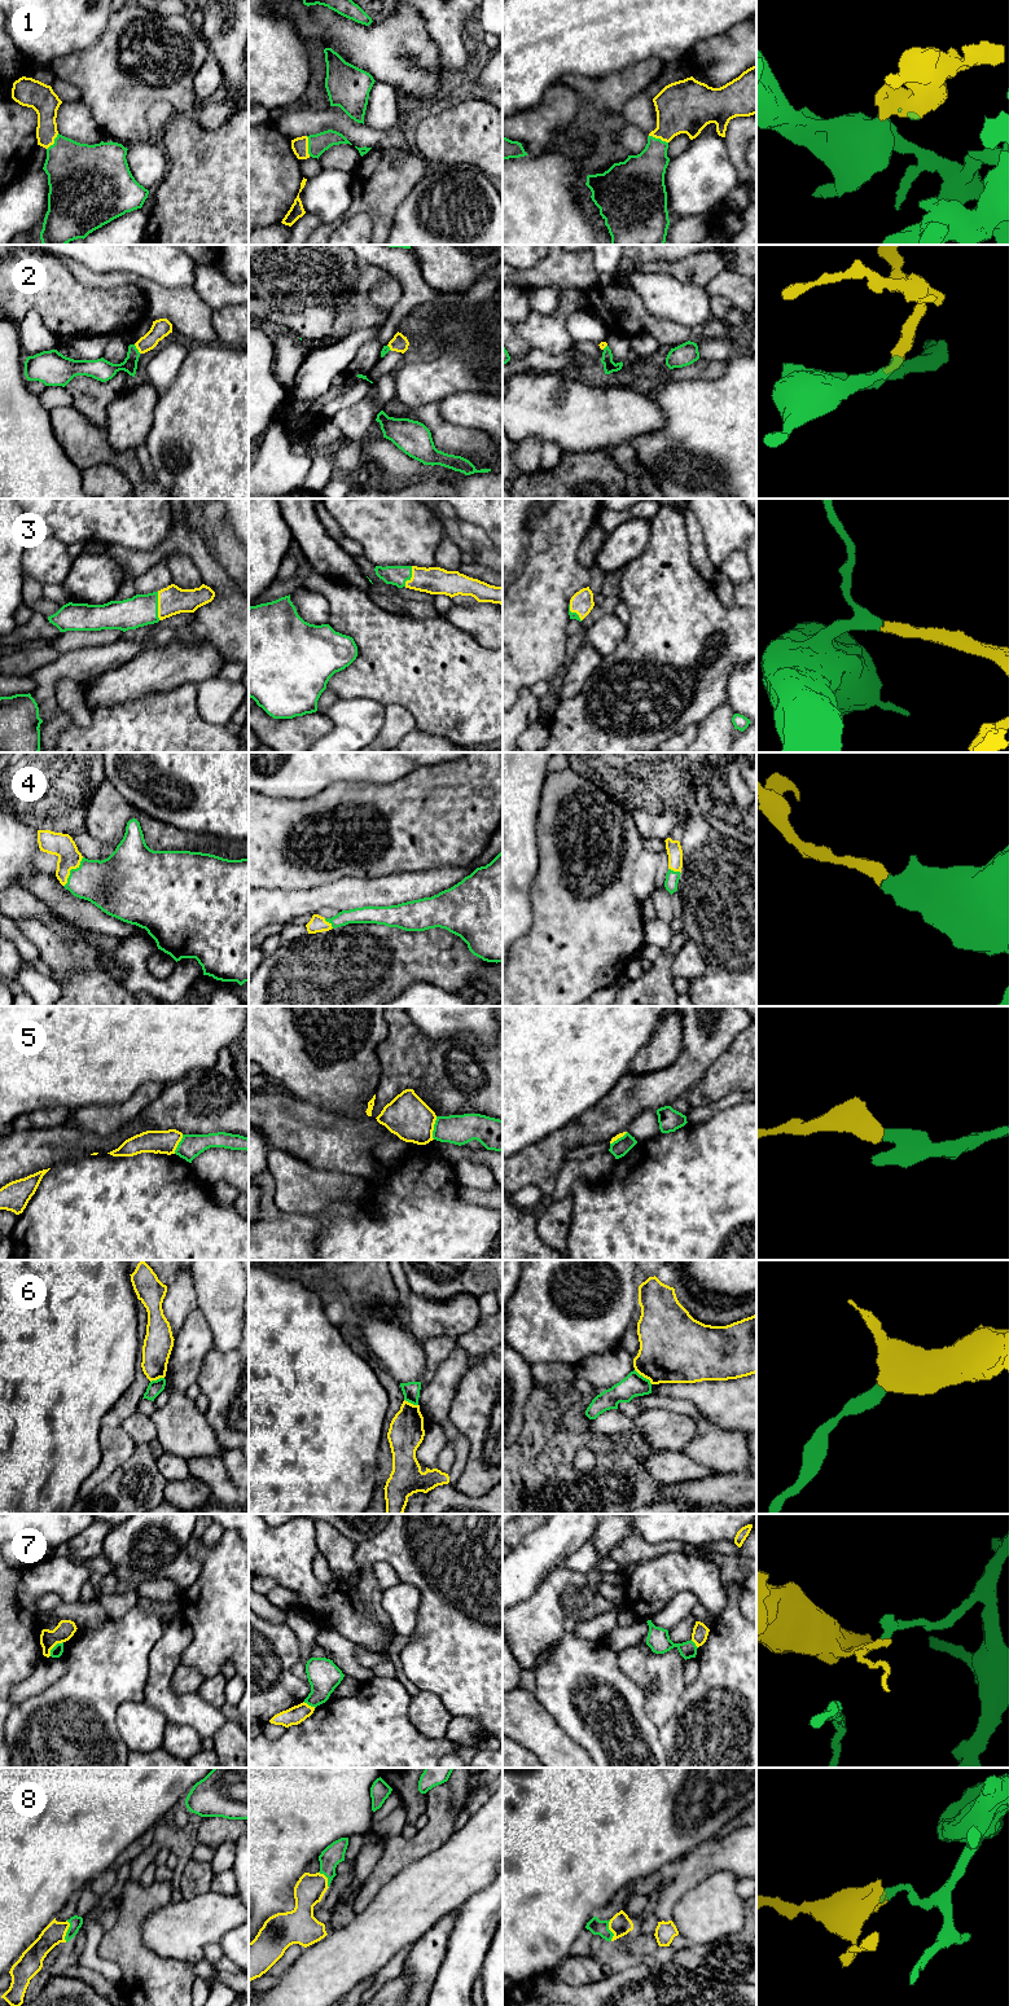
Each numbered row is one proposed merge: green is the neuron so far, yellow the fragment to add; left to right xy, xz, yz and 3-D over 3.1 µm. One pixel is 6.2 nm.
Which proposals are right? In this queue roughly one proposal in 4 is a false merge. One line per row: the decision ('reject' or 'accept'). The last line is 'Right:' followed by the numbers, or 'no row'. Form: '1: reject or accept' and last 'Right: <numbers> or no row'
1: accept
2: accept
3: accept
4: accept
5: reject
6: reject
7: reject
8: accept
Right: 1, 2, 3, 4, 8

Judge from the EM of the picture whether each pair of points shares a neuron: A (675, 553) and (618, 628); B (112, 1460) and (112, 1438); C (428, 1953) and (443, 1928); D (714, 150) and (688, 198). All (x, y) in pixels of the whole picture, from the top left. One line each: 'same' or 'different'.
A: different
B: same
C: same
D: same

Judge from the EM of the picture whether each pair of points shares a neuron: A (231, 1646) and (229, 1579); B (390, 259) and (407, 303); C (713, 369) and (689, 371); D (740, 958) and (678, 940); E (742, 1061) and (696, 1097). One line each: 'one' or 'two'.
A: one
B: one
C: one
D: two
E: one

